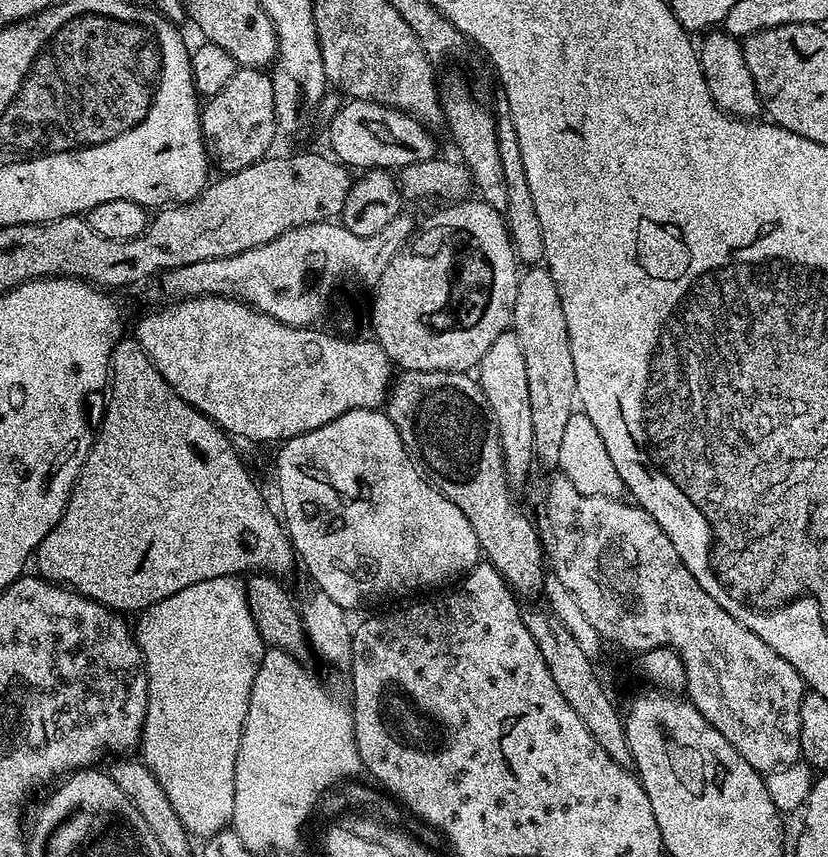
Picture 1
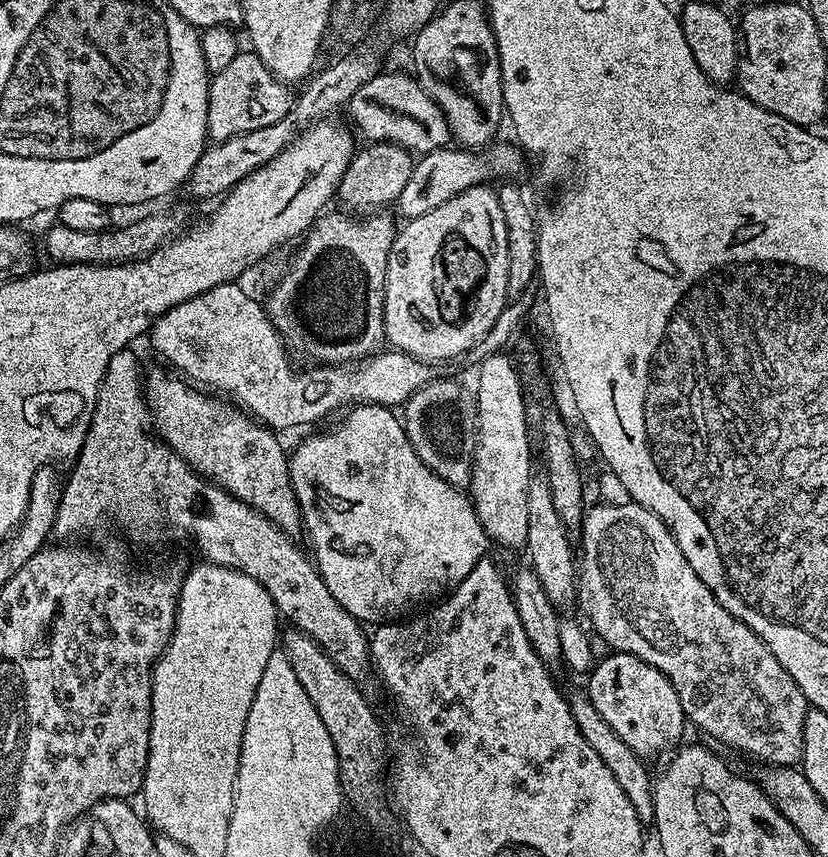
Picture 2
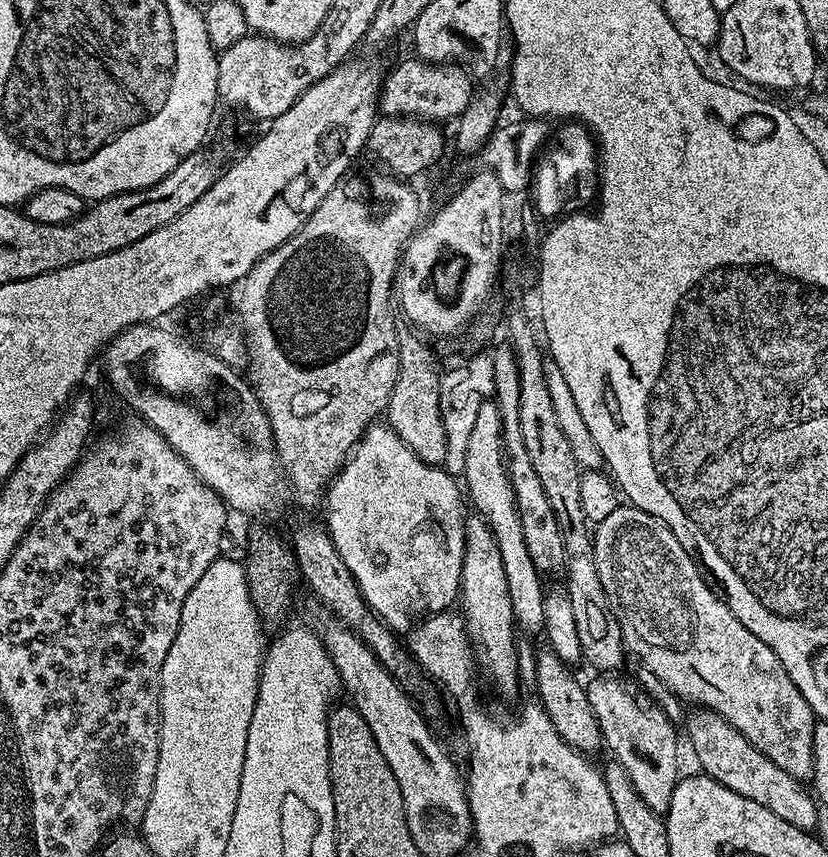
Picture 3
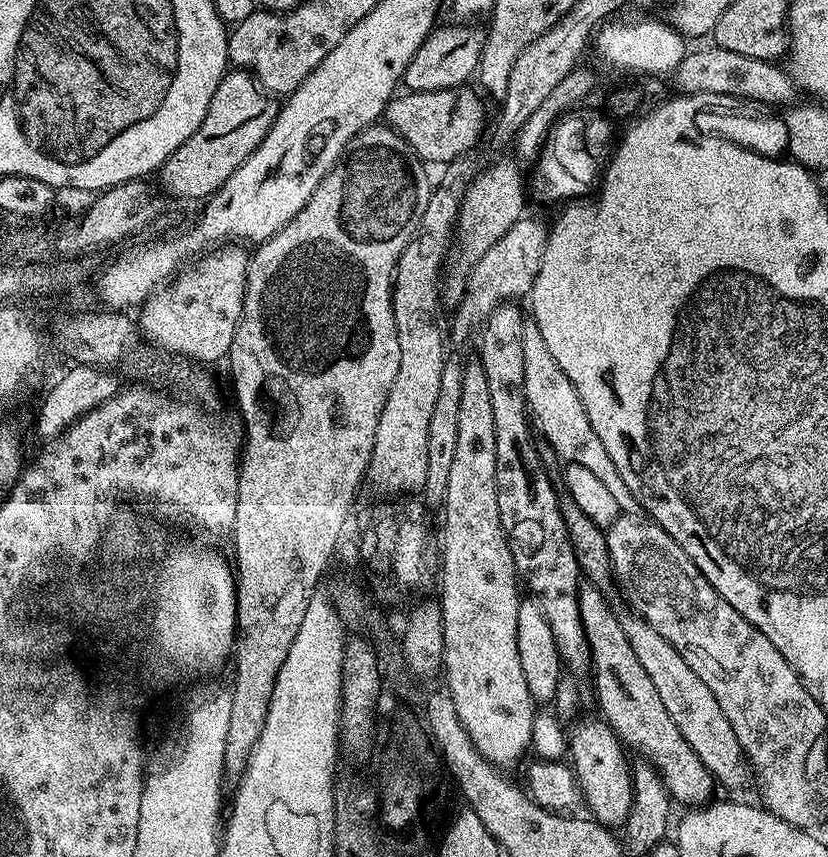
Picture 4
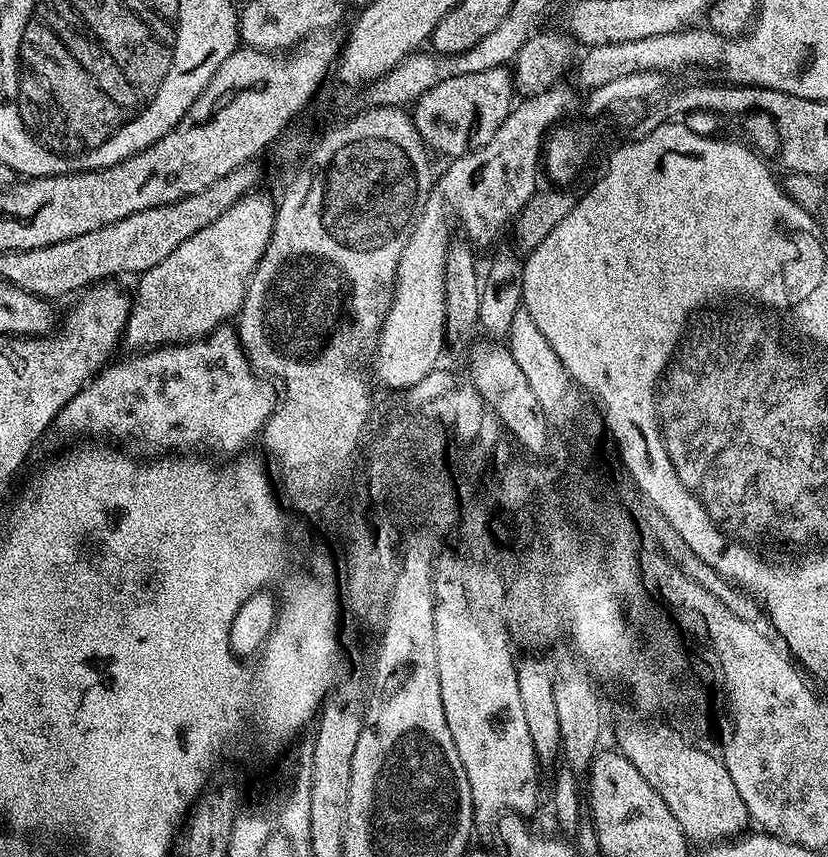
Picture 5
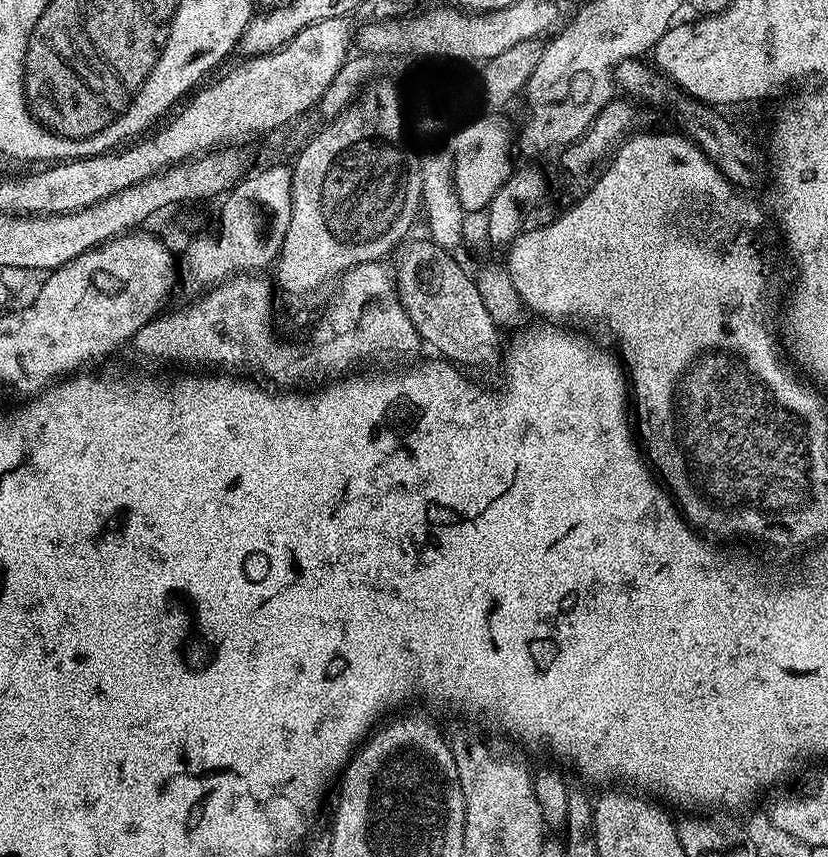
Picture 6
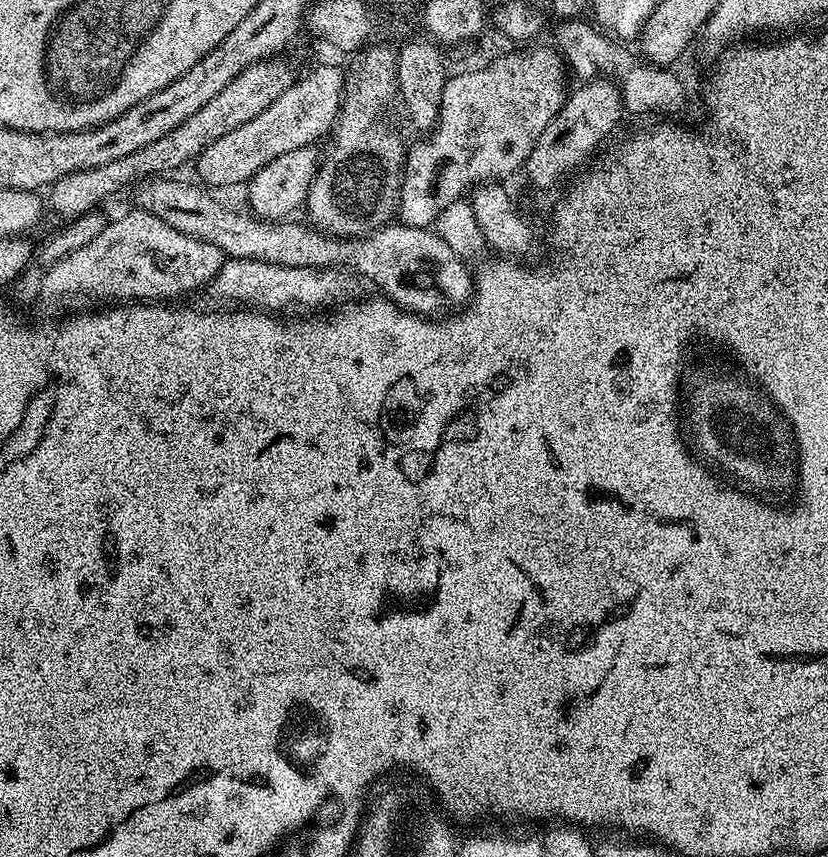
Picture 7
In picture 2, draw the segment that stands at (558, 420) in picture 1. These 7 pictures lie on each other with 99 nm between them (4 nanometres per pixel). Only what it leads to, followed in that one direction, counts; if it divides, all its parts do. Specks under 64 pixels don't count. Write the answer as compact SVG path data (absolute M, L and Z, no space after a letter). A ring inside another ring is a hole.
M542 470L535 471L527 487L527 542L525 551L530 558L529 563L542 582L546 596L558 610L570 607L578 598L576 577L578 566L574 546L570 544L570 533L565 530L564 523L554 508L554 500L550 493L550 482Z

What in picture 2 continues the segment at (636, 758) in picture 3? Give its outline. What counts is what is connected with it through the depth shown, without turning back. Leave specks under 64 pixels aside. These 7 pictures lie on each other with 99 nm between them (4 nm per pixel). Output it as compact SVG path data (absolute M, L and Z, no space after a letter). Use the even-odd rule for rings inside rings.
M613 651L604 660L599 659L587 677L586 691L594 708L601 714L614 732L622 738L626 746L634 750L641 758L651 760L672 747L686 729L686 717L682 710L681 700L673 684L656 667L645 660L625 652Z

